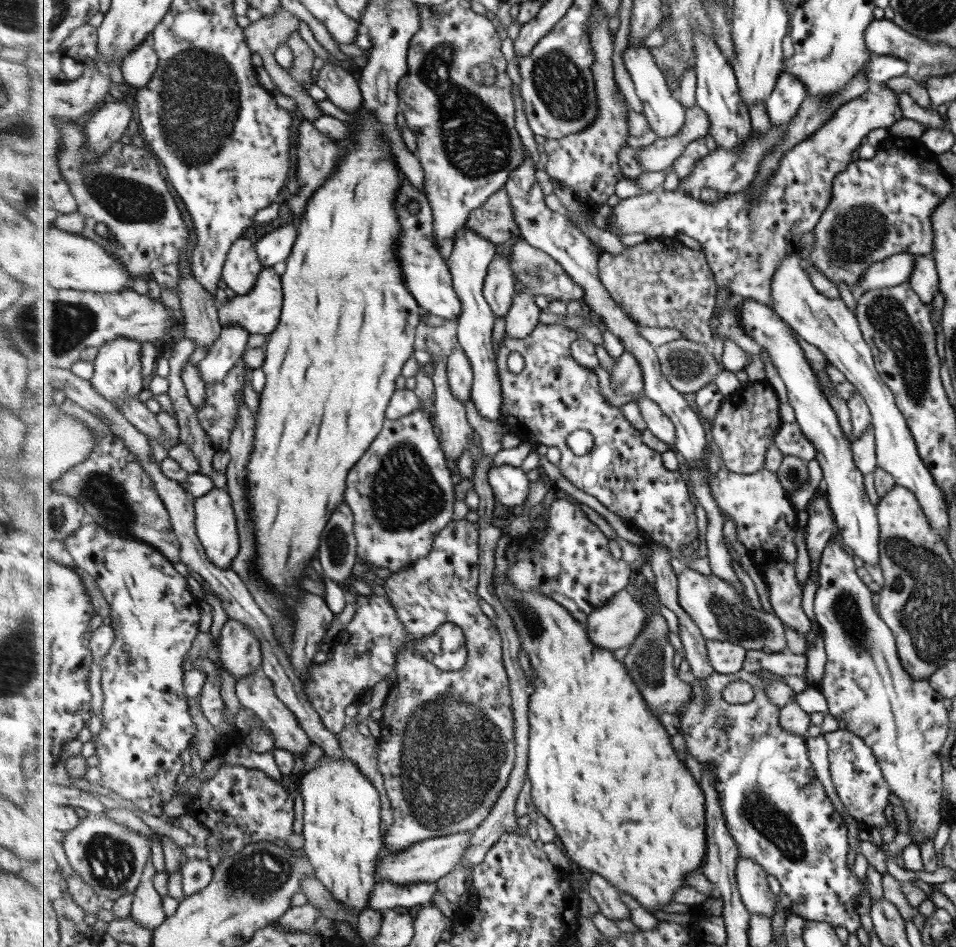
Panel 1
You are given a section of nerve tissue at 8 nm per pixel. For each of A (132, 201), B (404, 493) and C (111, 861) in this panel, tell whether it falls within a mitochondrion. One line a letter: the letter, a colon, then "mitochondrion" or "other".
A: mitochondrion
B: mitochondrion
C: mitochondrion

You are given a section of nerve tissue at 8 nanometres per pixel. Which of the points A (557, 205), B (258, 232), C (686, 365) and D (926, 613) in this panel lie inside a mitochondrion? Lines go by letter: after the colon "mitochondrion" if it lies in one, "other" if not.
A: other
B: other
C: mitochondrion
D: mitochondrion

